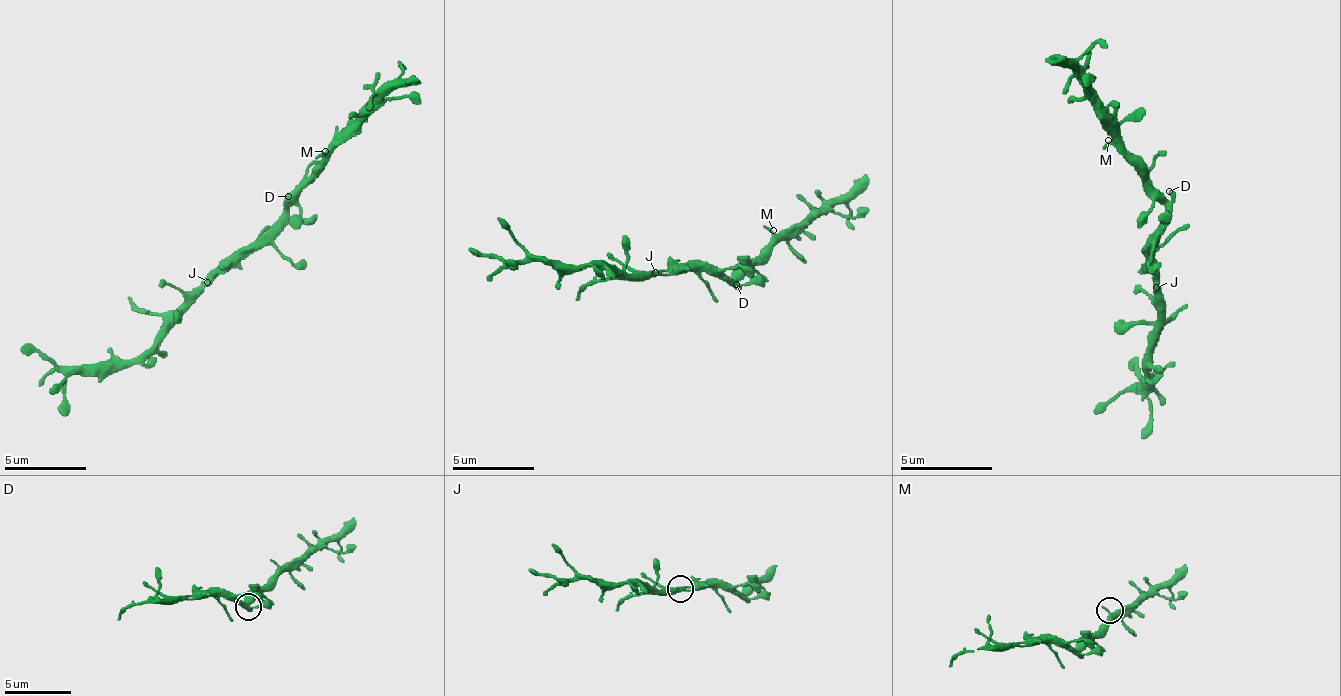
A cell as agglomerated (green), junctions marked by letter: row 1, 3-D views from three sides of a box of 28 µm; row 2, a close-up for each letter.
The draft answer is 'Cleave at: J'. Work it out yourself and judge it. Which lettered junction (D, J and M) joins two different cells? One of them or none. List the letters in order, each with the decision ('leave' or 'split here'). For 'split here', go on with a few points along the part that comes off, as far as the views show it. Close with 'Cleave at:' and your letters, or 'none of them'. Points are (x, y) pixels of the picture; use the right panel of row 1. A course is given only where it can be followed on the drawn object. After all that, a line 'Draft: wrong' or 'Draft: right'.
D: leave
J: leave
M: leave
Cleave at: none of them
Draft: wrong

